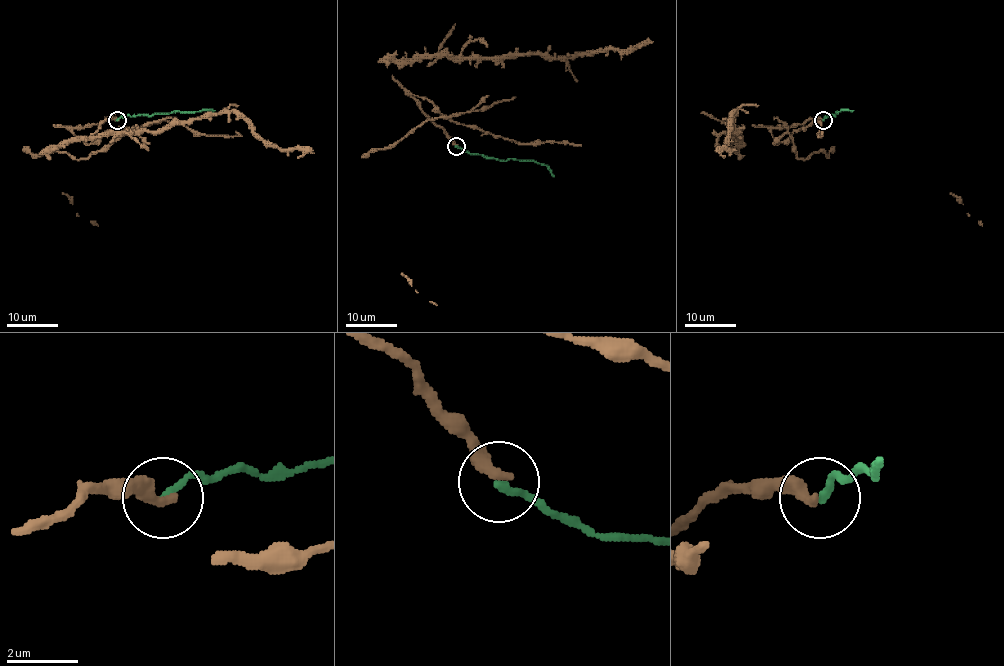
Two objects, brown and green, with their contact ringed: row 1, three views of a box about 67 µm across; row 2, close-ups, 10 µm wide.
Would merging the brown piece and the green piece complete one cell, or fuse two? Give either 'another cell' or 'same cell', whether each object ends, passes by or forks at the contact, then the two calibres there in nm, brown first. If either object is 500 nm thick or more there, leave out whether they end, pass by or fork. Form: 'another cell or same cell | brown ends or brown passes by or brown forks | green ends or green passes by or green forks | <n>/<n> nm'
same cell | brown ends | green ends | 400/200 nm

